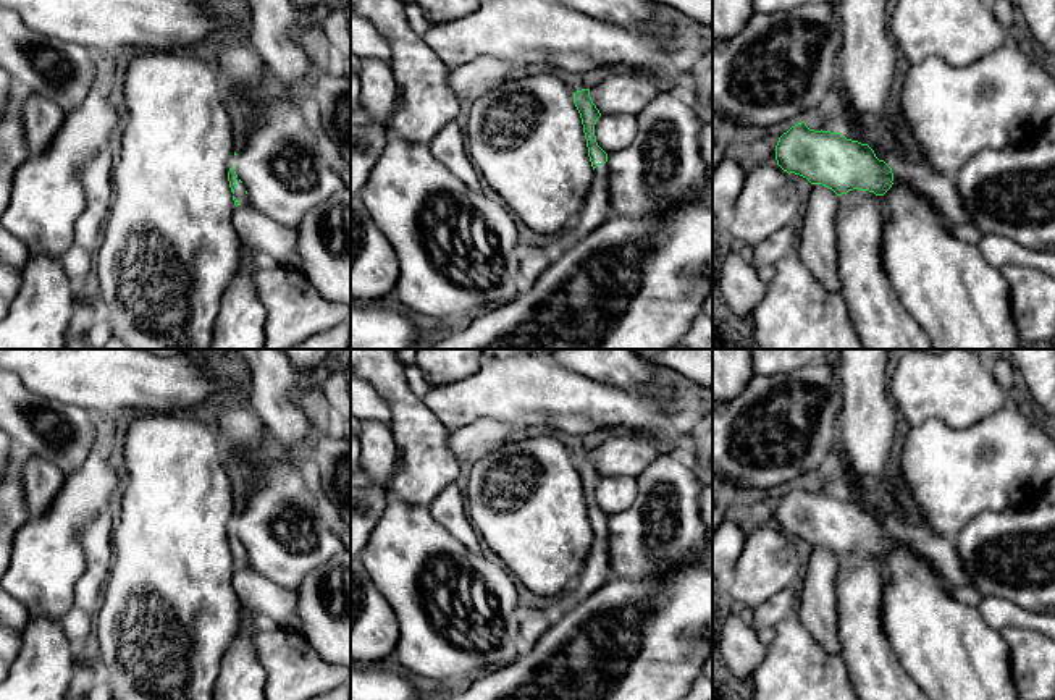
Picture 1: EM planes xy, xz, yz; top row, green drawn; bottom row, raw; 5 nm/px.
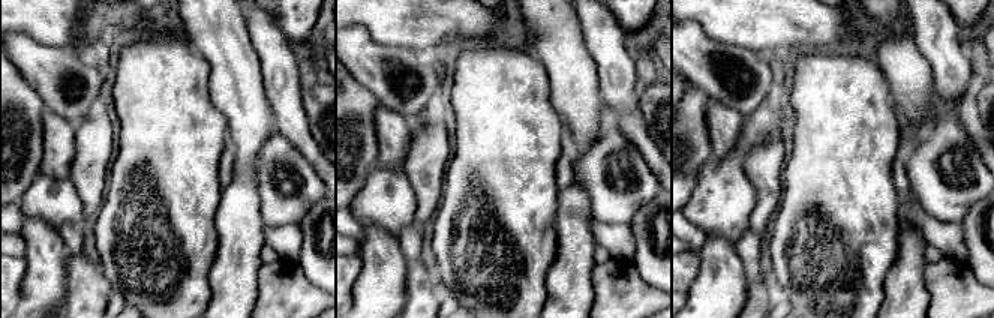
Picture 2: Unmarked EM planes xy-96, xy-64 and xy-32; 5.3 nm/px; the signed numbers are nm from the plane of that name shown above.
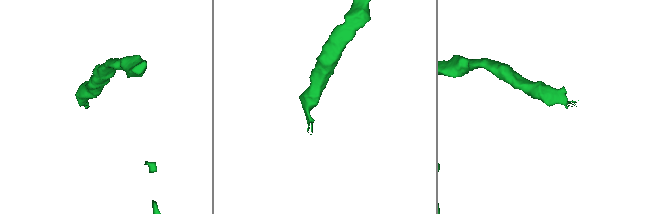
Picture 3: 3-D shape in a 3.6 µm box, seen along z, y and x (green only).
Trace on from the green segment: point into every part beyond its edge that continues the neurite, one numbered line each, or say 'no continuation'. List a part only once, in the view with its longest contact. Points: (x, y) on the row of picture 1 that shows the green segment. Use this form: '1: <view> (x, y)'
1: xy (239, 193)

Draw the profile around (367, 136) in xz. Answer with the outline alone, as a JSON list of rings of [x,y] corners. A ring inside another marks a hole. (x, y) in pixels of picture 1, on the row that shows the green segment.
[[[359,102],[351,108],[351,194],[360,194],[372,168],[386,147],[388,128],[372,118]]]

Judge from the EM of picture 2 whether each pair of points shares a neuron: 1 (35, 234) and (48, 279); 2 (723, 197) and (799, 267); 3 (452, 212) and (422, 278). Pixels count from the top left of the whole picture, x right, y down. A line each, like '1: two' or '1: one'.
1: one
2: two
3: two

